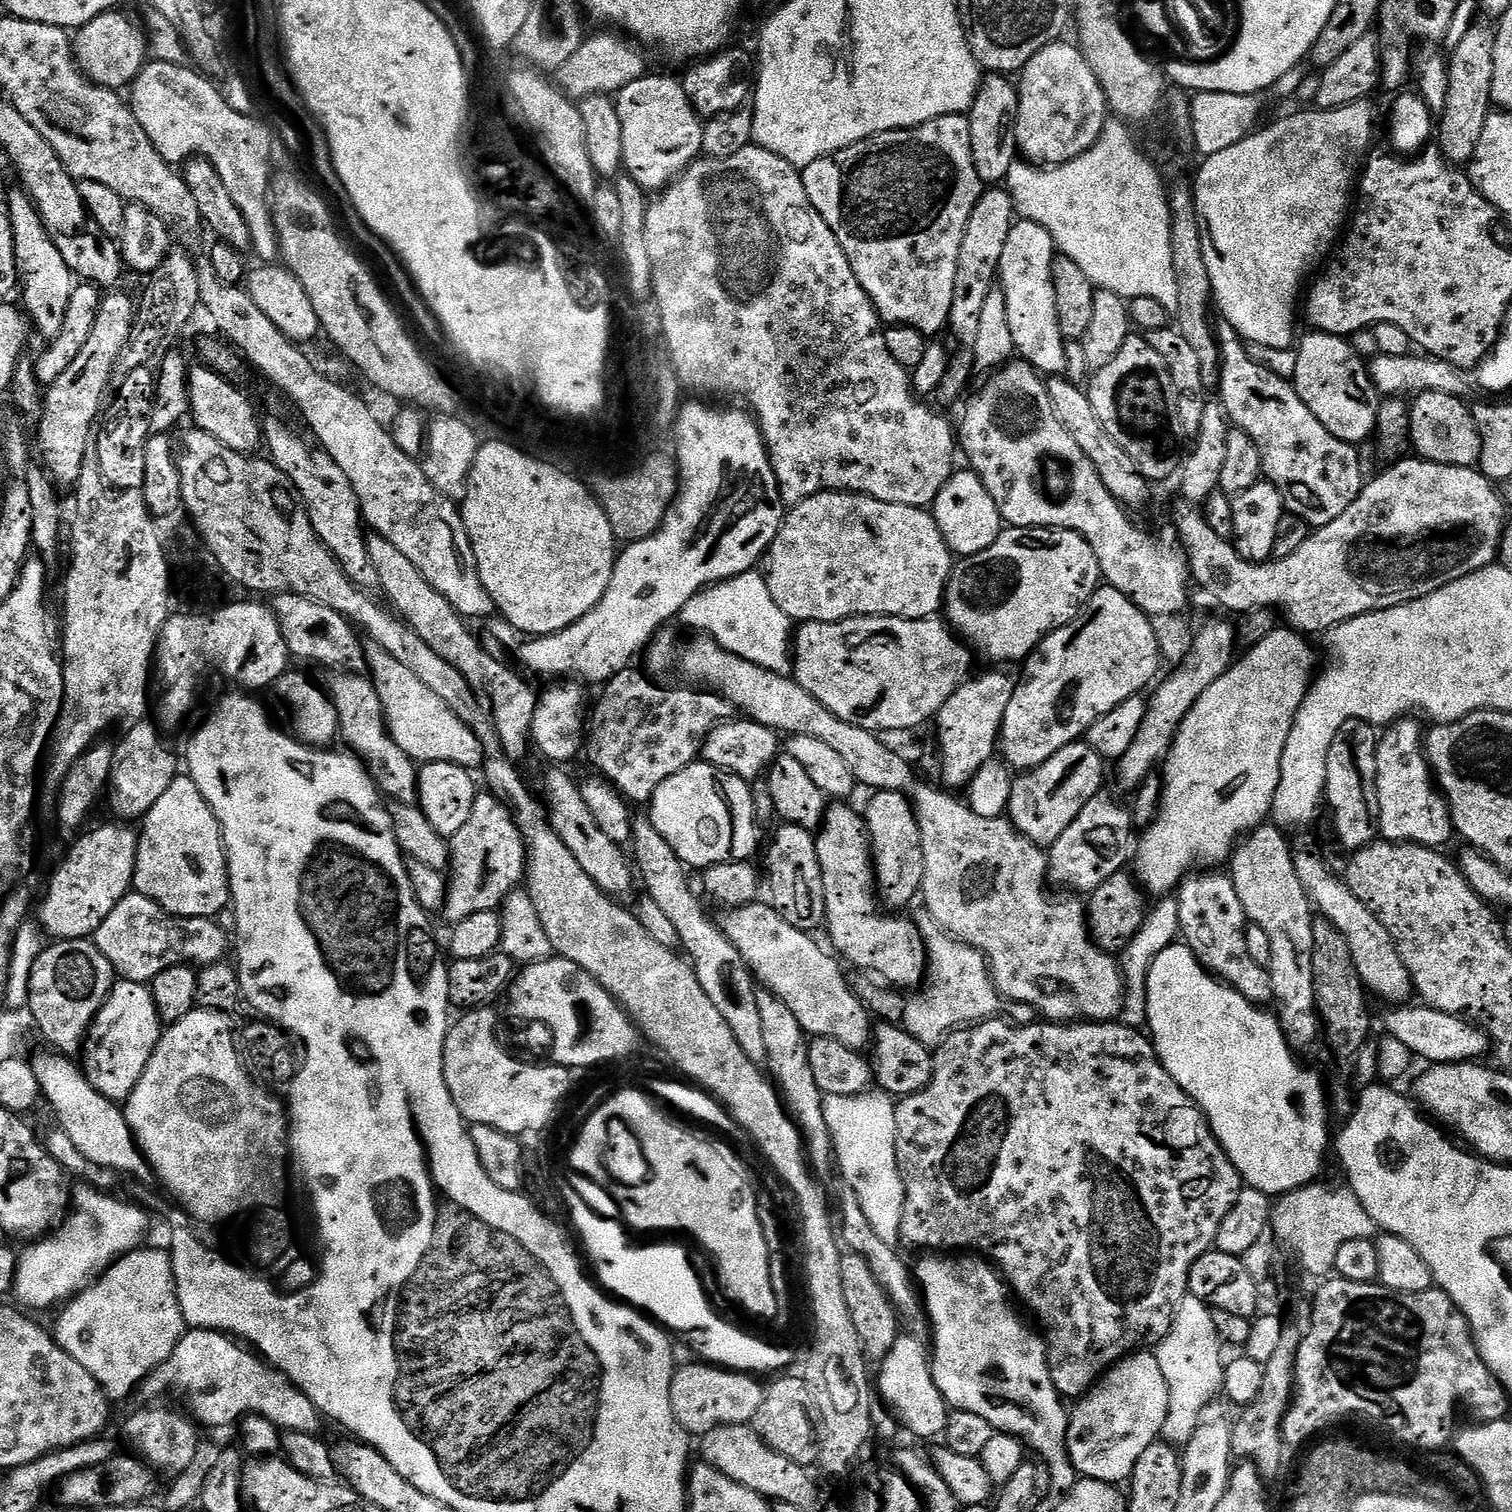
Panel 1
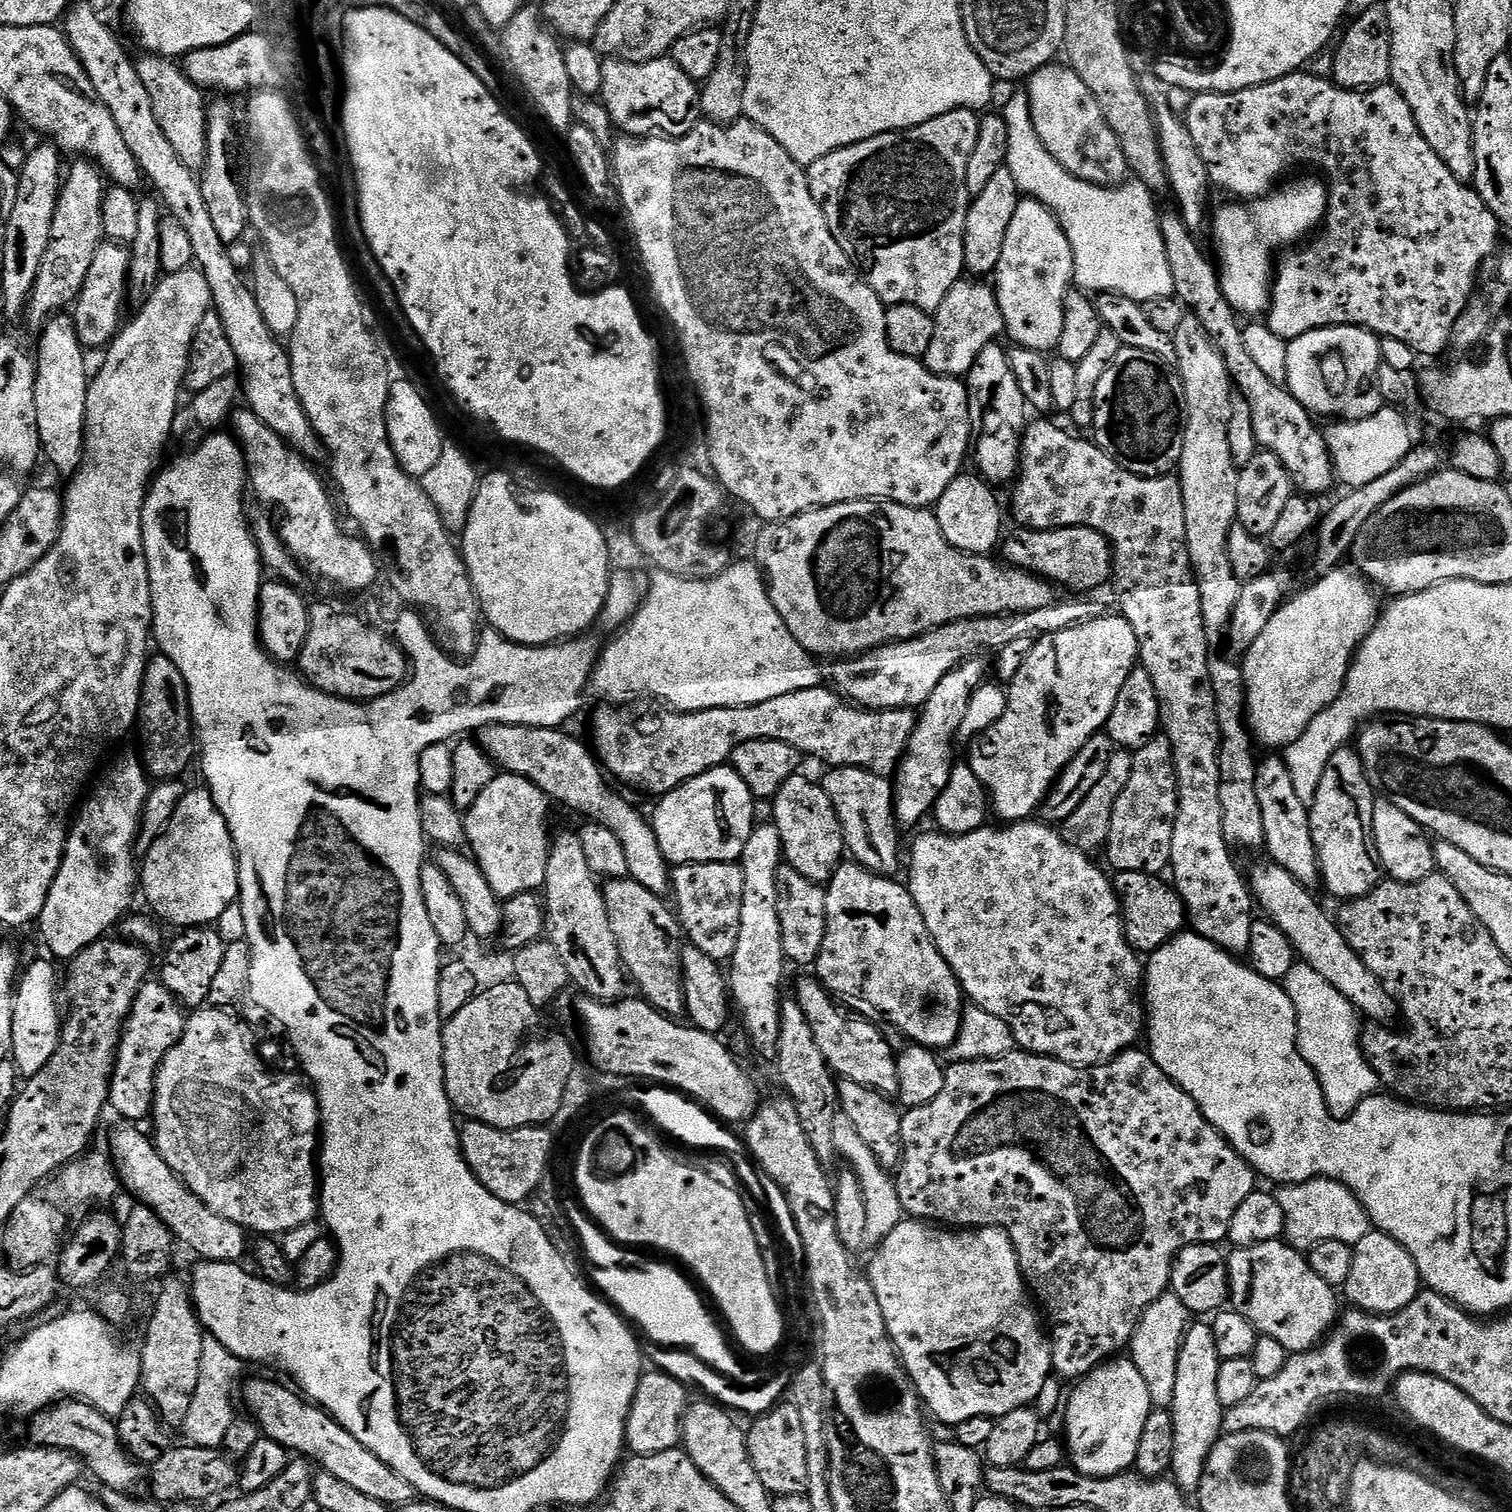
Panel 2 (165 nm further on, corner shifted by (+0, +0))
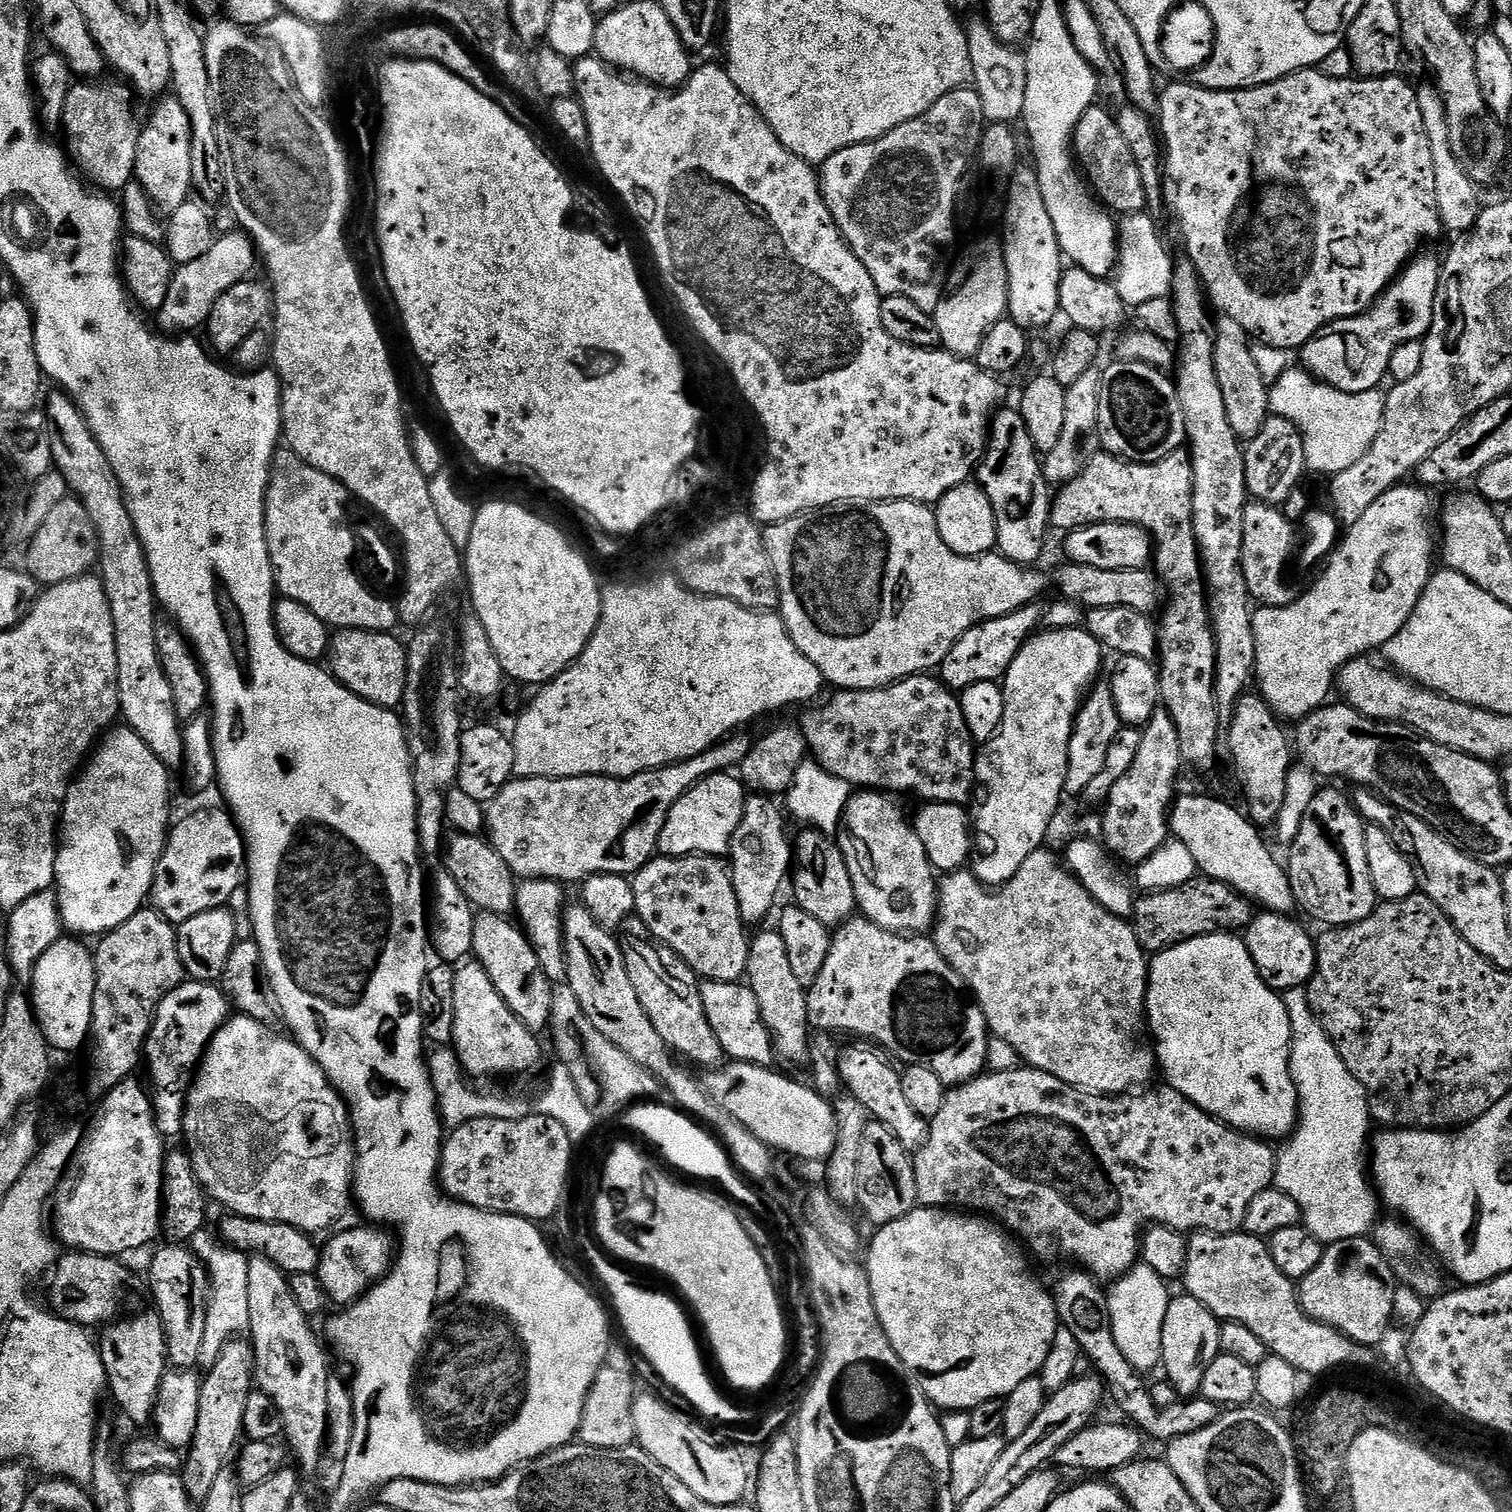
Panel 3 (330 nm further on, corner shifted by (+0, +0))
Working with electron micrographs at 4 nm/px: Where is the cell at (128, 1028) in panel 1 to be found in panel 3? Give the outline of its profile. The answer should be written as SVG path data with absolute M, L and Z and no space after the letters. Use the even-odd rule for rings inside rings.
M189 979L170 990L156 1007L156 1016L152 1019L152 1029L148 1032L148 1043L144 1045L143 1055L148 1060L148 1076L152 1079L150 1095L152 1111L156 1114L156 1125L161 1136L179 1137L184 1130L184 1110L186 1093L194 1079L194 1073L203 1057L208 1044L214 1038L230 1015L230 1001L215 983L204 984L200 980Z

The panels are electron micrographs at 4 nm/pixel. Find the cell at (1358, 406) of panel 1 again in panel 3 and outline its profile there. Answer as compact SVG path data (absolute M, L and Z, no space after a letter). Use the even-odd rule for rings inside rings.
M1420 254L1401 271L1388 285L1386 291L1376 299L1375 304L1361 316L1351 316L1345 320L1335 320L1328 324L1314 338L1310 338L1302 349L1303 367L1316 377L1317 381L1343 392L1370 392L1381 387L1380 379L1385 379L1390 354L1402 346L1402 342L1423 340L1432 325L1434 302L1442 288L1442 264L1432 256Z

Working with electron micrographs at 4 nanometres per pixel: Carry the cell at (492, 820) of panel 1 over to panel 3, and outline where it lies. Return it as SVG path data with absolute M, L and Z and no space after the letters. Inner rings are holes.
M732 734L720 741L712 748L706 749L702 754L698 754L689 760L683 760L677 764L667 764L665 768L656 768L652 772L643 772L637 776L630 776L626 780L616 780L613 776L575 776L574 778L542 778L541 776L526 776L523 778L513 778L509 784L502 786L500 793L489 800L486 805L486 836L490 841L492 848L498 850L498 854L502 854L502 862L506 862L506 866L510 866L513 876L520 880L558 880L565 886L571 884L579 885L581 882L588 880L592 876L598 874L618 874L629 878L635 877L640 869L648 865L649 860L657 855L660 847L660 835L662 834L662 826L666 826L666 818L670 814L670 810L674 806L674 802L678 802L678 798L682 798L682 794L689 792L694 785L702 782L707 776L713 776L719 772L731 773L733 770L739 769L740 763L746 758L746 754L750 754L754 740L753 737L740 736L744 734Z

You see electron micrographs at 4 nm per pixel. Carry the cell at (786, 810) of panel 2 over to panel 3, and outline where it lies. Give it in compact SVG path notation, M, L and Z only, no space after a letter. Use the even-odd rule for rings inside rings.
M811 826L803 829L804 833L794 840L794 867L790 872L791 883L796 883L795 907L806 910L806 914L818 918L822 926L835 930L847 920L852 919L857 911L856 891L846 866L844 849L829 833L821 832Z

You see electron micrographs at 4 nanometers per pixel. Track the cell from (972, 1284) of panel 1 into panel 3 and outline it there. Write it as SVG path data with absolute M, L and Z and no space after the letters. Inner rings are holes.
M917 1206L910 1214L877 1227L875 1232L876 1237L868 1248L866 1267L878 1318L882 1322L886 1338L890 1338L890 1346L894 1346L898 1358L902 1358L904 1365L915 1374L916 1381L937 1409L949 1408L952 1412L964 1414L987 1400L1004 1400L1020 1383L1033 1379L1039 1373L1040 1367L1046 1362L1046 1356L1050 1354L1050 1346L1058 1327L1056 1302L1053 1293L1049 1289L1047 1292L1040 1285L1040 1280L1032 1273L1027 1258L1012 1245L1013 1237L1003 1227L976 1214L957 1214L947 1208Z

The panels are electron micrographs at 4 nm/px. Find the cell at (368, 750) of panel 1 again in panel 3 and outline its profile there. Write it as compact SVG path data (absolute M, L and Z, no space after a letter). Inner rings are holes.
M453 831L444 841L443 860L443 867L452 875L454 882L458 882L458 890L462 890L462 894L466 894L473 909L480 912L493 912L499 916L508 916L515 909L517 877L513 876L510 866L506 866L506 862L502 862L502 854L498 854L498 850L494 850L483 835Z

